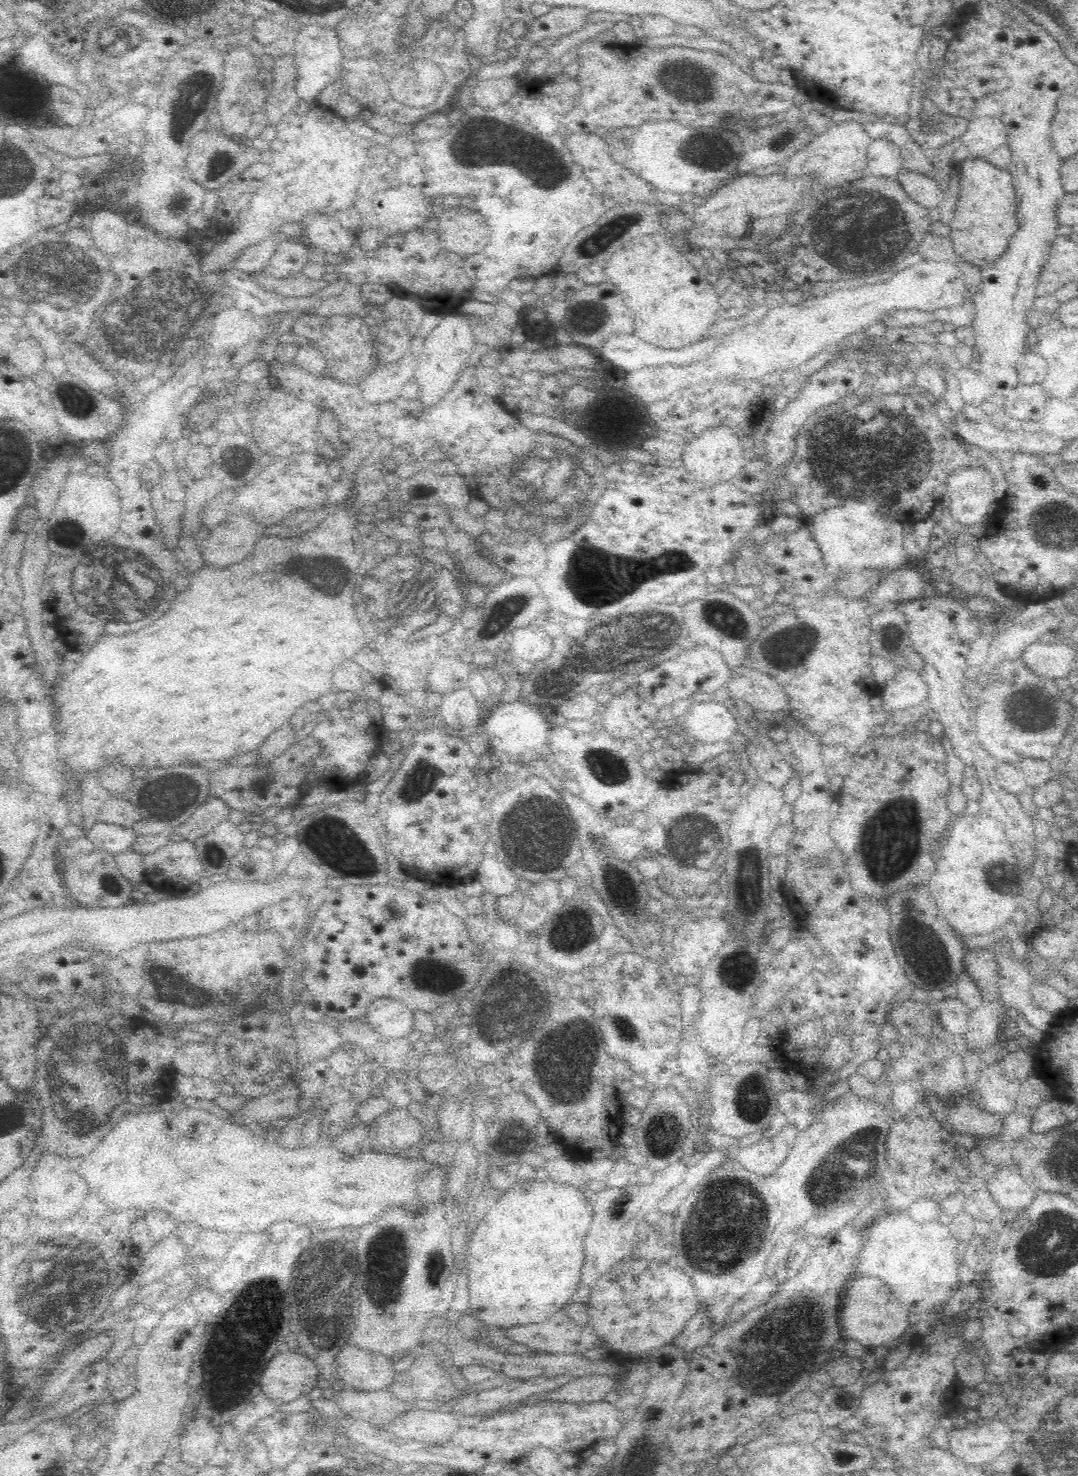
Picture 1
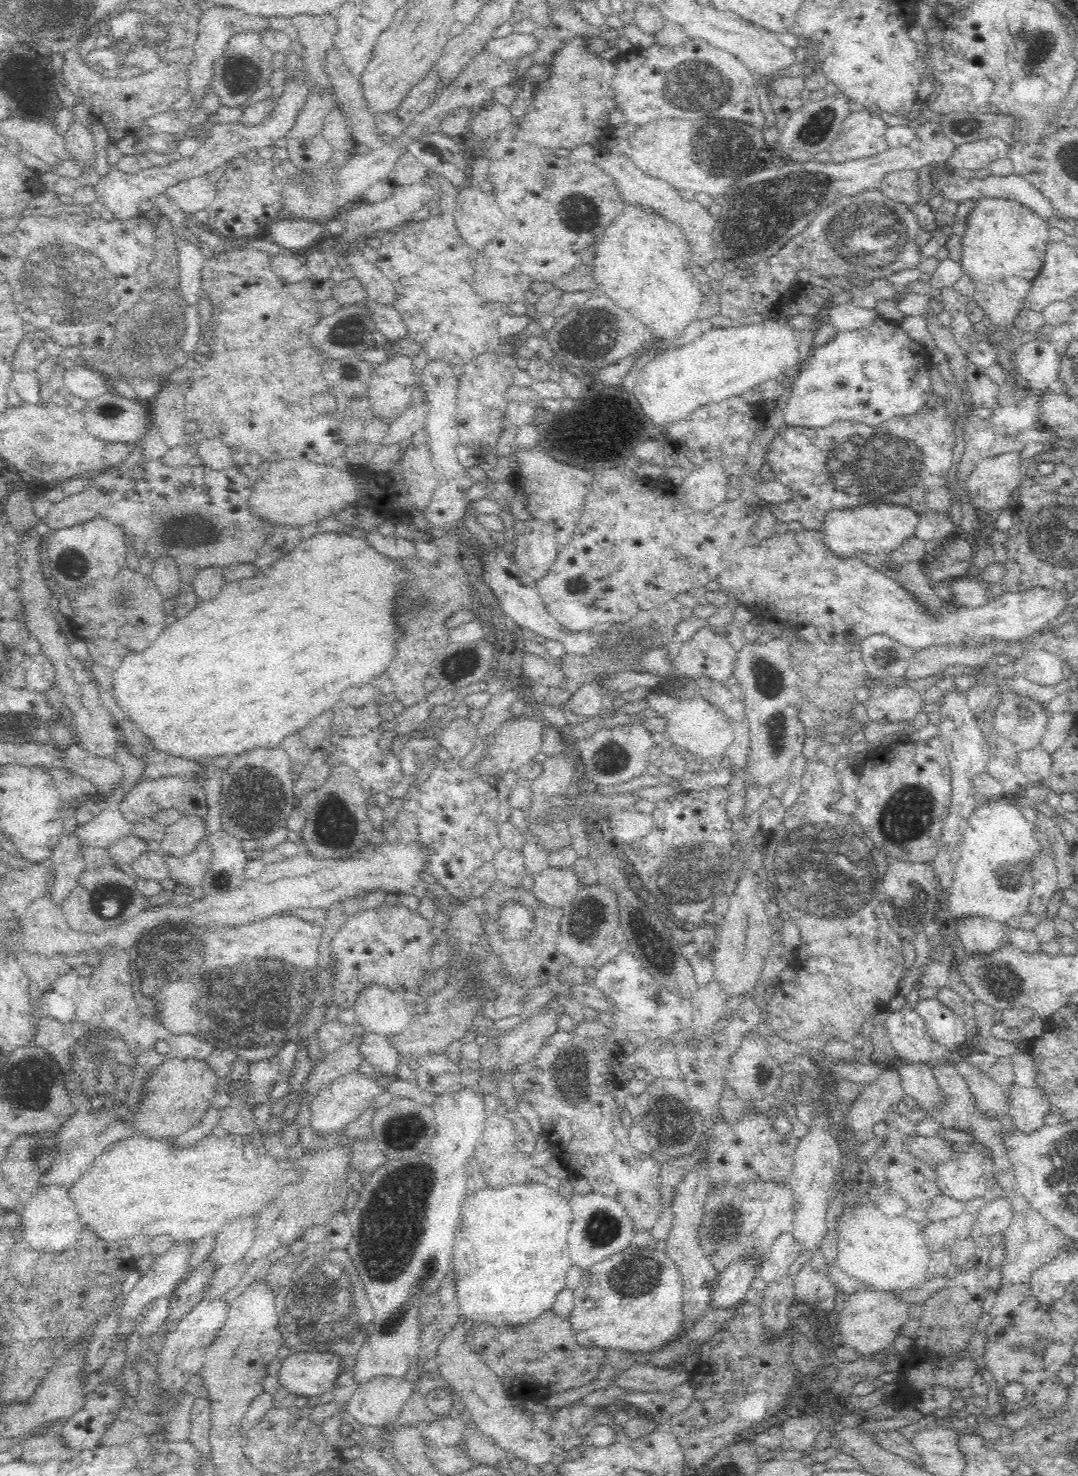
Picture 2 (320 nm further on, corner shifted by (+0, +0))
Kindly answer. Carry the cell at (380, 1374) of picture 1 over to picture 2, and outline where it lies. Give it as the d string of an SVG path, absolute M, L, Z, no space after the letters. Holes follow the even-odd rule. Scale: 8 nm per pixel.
M378 1374L356 1383L346 1409L357 1420L357 1425L372 1431L394 1422L402 1404L412 1394L412 1382L404 1377Z

